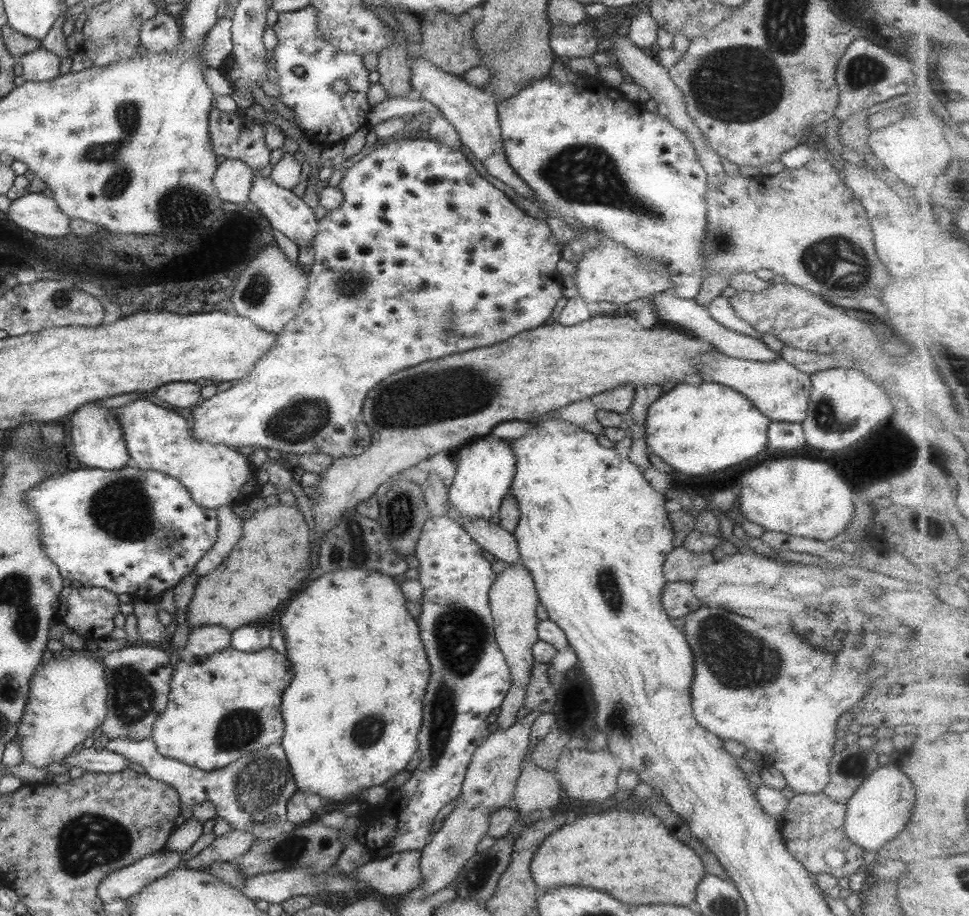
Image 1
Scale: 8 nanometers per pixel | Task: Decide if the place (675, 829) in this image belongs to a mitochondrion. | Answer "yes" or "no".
no

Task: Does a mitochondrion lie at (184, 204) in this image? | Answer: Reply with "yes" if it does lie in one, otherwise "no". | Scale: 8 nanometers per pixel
yes

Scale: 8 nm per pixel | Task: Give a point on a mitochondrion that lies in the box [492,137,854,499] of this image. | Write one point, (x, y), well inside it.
(584, 175)

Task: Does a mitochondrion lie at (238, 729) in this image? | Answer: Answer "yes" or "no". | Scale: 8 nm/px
yes

